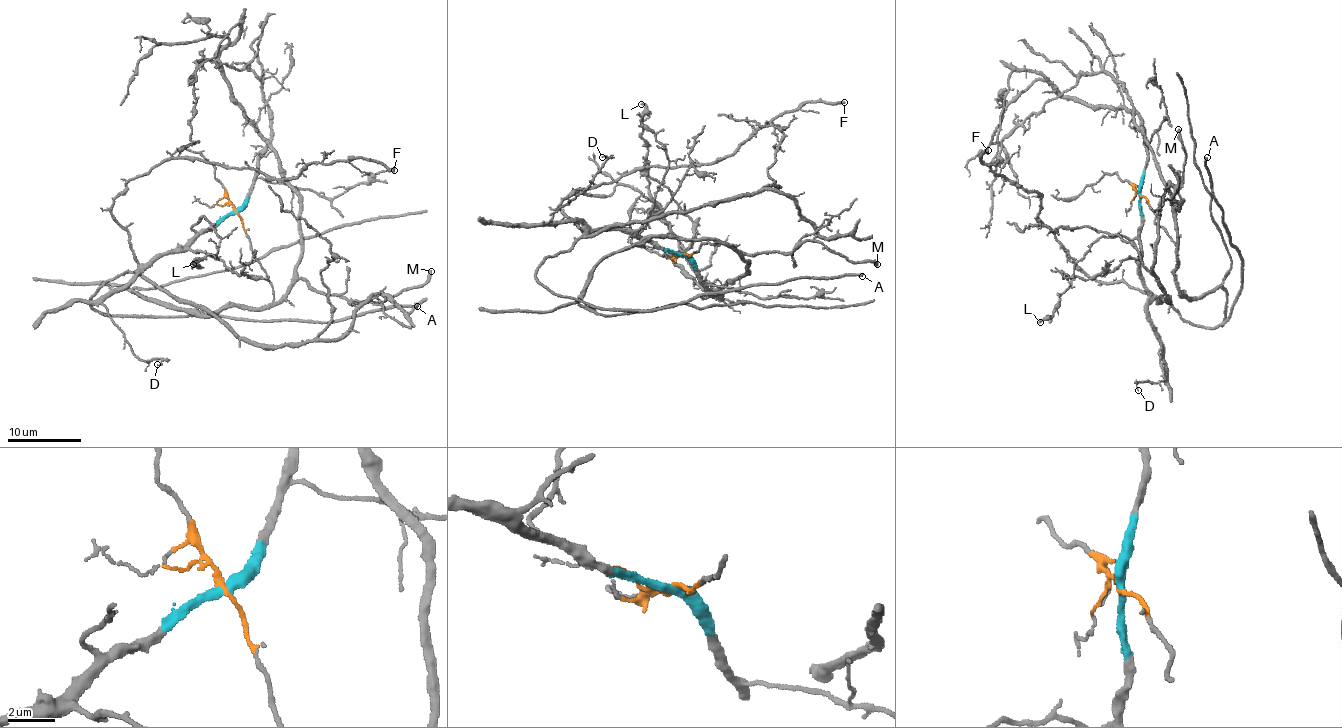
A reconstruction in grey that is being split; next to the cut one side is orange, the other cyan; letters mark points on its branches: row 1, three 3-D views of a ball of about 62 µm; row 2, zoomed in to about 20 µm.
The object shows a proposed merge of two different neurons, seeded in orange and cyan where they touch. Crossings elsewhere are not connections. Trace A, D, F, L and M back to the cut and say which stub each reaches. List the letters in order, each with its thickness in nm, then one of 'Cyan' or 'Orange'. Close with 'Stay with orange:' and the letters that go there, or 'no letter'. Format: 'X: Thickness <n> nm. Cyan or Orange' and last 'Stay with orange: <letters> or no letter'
A: Thickness 280 nm. Cyan
D: Thickness 120 nm. Cyan
F: Thickness 280 nm. Cyan
L: Thickness 170 nm. Cyan
M: Thickness 400 nm. Orange
Stay with orange: M

